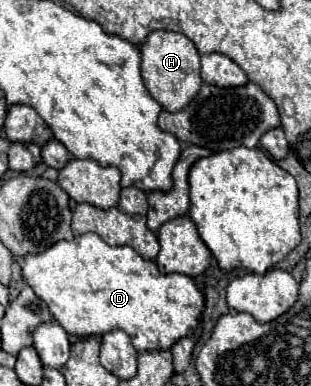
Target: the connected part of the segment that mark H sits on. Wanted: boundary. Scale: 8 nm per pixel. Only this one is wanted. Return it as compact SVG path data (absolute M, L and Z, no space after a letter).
M156 30L152 32L146 42L142 44L142 78L152 94L152 98L166 110L176 112L182 110L200 90L202 78L200 78L200 54L192 40L188 40L180 32L166 32Z

